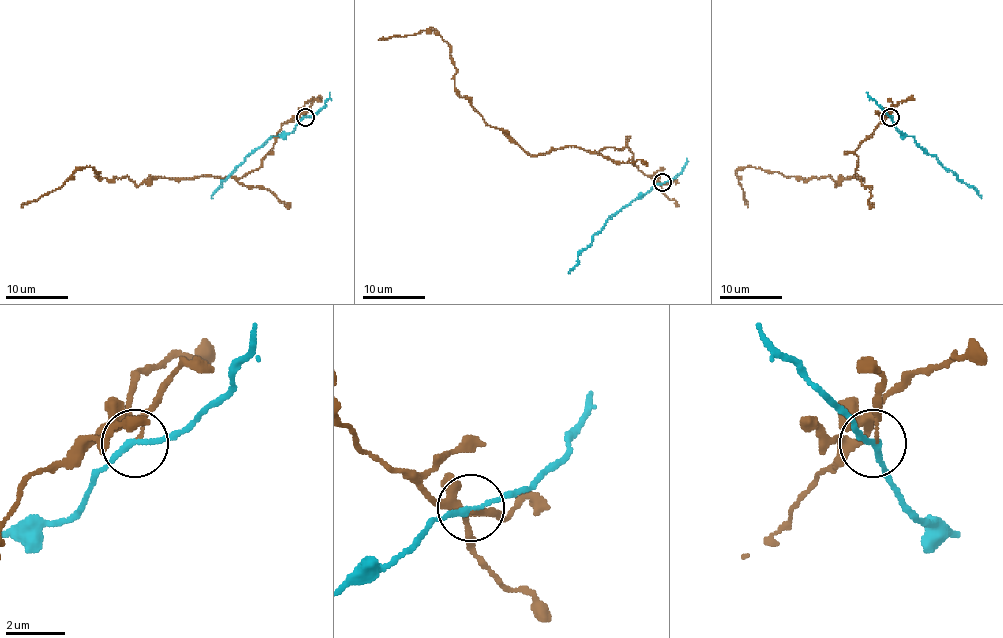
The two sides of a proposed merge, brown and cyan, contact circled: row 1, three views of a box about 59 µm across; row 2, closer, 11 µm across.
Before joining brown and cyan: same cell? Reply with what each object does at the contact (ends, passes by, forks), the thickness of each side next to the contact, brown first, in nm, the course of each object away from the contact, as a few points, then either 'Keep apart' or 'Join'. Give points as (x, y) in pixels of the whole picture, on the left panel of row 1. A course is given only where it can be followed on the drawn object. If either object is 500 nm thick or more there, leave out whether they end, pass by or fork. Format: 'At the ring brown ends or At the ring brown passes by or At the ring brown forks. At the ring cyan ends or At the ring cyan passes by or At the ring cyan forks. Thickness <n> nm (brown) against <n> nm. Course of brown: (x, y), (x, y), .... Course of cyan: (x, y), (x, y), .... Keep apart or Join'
At the ring brown passes by. At the ring cyan passes by. Thickness 60 nm (brown) against 180 nm. Course of brown: (304, 117), (281, 126), (262, 164), (241, 178), (136, 186), (80, 167), (21, 207). Course of cyan: (304, 117), (290, 133), (272, 136), (256, 148), (220, 182), (213, 198). Keep apart

